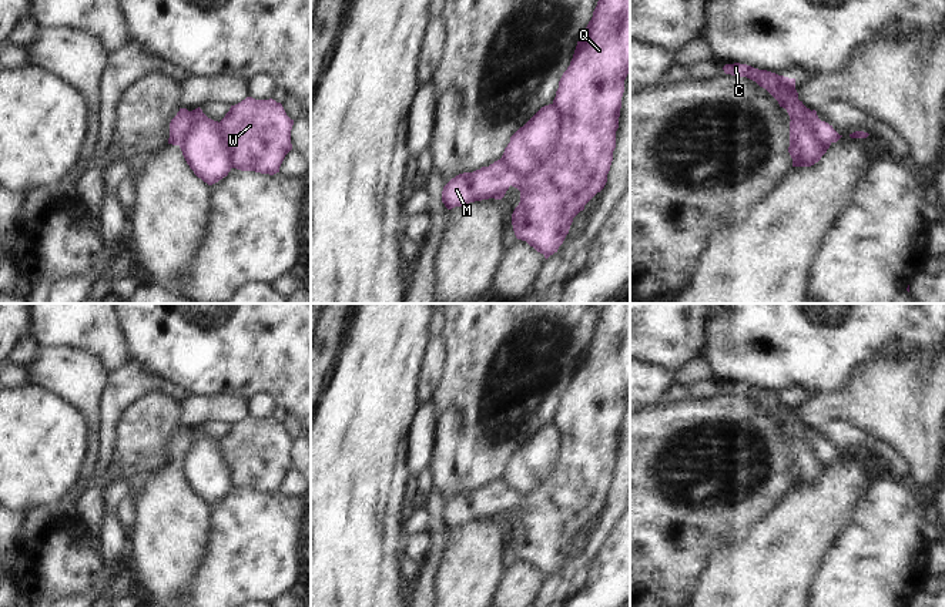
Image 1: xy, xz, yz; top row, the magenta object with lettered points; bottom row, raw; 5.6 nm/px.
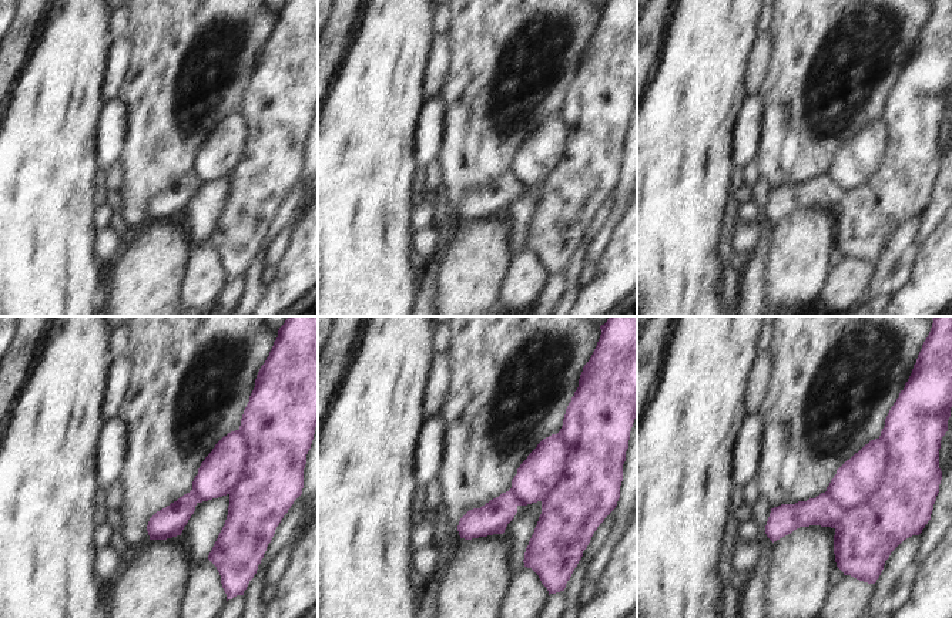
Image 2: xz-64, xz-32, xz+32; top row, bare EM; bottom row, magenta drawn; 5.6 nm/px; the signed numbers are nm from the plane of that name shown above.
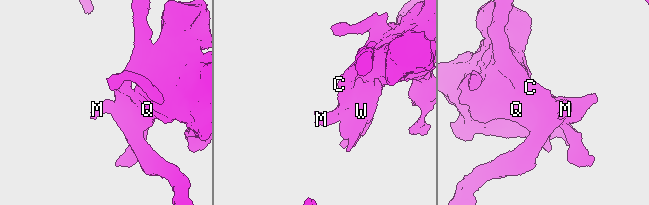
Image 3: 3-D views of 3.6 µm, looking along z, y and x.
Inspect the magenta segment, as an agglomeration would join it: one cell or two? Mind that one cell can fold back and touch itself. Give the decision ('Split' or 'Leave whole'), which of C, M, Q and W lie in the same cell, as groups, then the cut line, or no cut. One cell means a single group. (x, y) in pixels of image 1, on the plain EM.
Split. Groups: C / M Q W. Split along xz (553, 423), (560, 449), (552, 470), (526, 493), (510, 493)

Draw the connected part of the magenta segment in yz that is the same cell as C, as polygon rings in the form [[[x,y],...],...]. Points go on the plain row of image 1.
[[[725,383],[725,393],[747,396],[765,408],[790,435],[790,466],[792,486],[811,486],[821,479],[831,462],[817,453],[817,446],[802,420],[798,419],[795,398],[778,395],[767,389],[758,389],[747,383]]]

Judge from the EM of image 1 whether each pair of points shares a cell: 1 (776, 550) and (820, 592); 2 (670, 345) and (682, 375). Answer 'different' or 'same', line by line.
1: different
2: different

